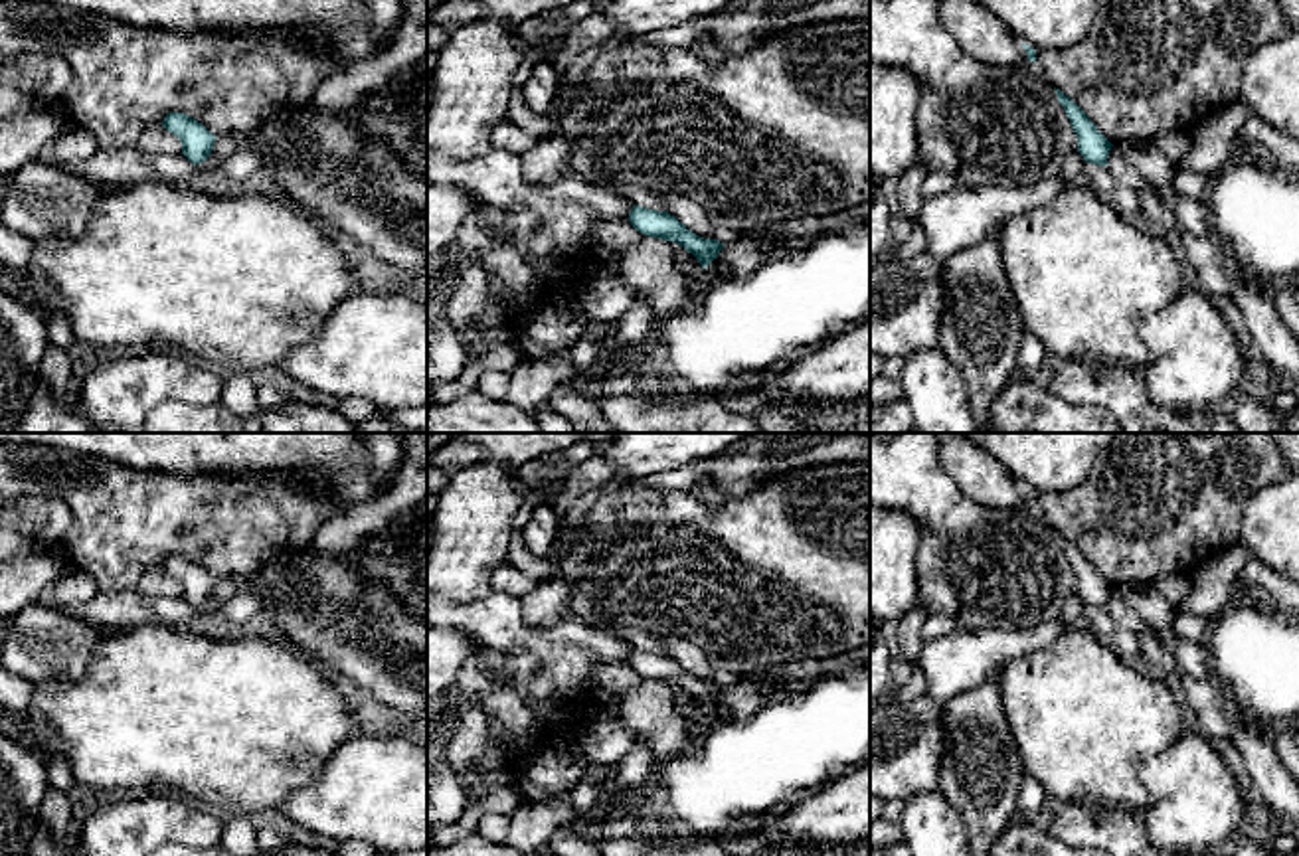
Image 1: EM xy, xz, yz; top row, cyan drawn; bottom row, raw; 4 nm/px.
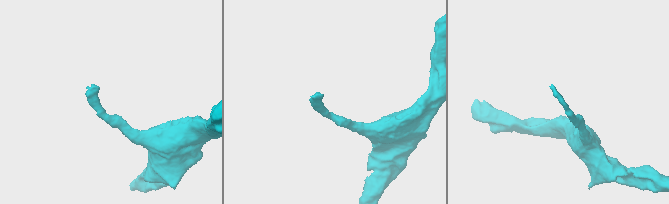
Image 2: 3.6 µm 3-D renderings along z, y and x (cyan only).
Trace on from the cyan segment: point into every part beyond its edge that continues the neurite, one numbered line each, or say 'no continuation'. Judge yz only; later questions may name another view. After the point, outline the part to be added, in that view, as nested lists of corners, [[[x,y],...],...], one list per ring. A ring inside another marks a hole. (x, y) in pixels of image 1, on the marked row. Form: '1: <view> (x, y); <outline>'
no continuation

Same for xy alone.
no continuation

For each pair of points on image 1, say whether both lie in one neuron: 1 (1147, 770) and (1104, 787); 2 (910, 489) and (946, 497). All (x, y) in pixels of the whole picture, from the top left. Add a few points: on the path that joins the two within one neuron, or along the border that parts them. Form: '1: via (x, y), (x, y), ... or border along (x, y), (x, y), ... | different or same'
1: via (1137, 770), (1122, 770), (1114, 777) | same
2: via (918, 489), (938, 497) | same

